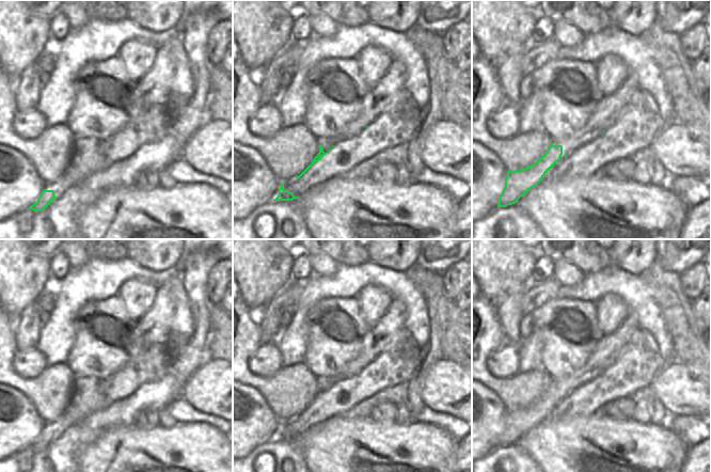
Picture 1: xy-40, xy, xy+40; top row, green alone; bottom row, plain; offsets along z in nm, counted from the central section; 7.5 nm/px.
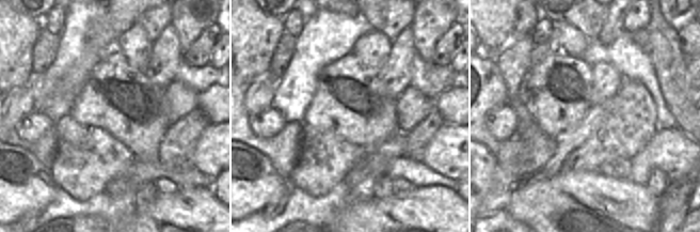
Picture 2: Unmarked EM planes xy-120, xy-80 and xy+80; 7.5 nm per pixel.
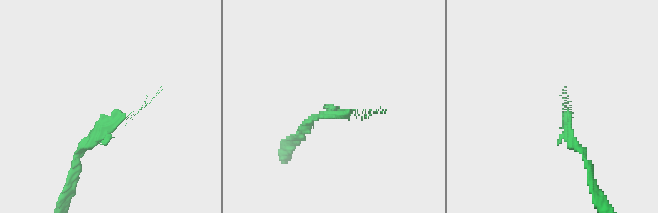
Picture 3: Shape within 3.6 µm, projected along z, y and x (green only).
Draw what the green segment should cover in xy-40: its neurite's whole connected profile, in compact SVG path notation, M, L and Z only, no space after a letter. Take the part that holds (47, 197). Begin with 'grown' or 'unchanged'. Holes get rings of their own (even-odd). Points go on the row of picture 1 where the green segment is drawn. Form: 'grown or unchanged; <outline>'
unchanged; M43 190L37 202L31 205L28 209L41 211L48 207L58 196L54 195L53 190Z

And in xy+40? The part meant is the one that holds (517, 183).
grown; M629 75L613 94L601 98L583 128L570 137L552 140L548 151L534 164L519 171L507 171L505 187L499 198L497 207L518 203L518 200L536 187L560 159L611 127L638 88Z

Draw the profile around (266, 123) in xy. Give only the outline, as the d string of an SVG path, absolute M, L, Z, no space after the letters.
M273 103L262 105L249 121L251 132L263 139L278 135L282 128L281 114Z

